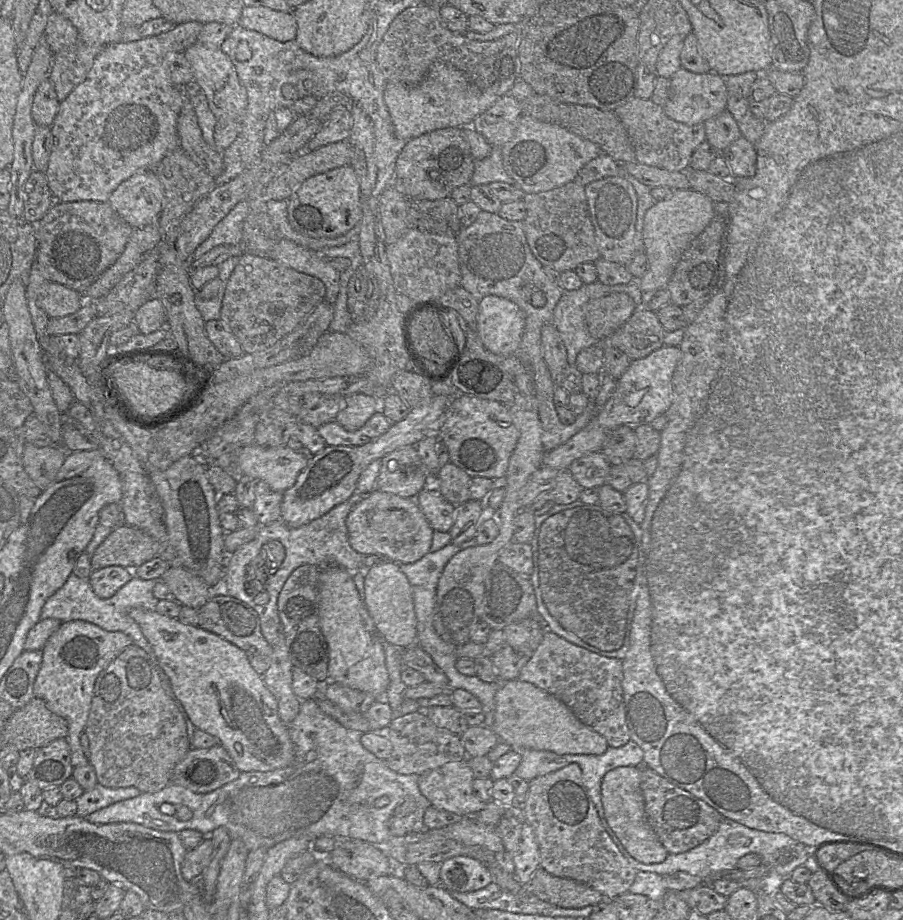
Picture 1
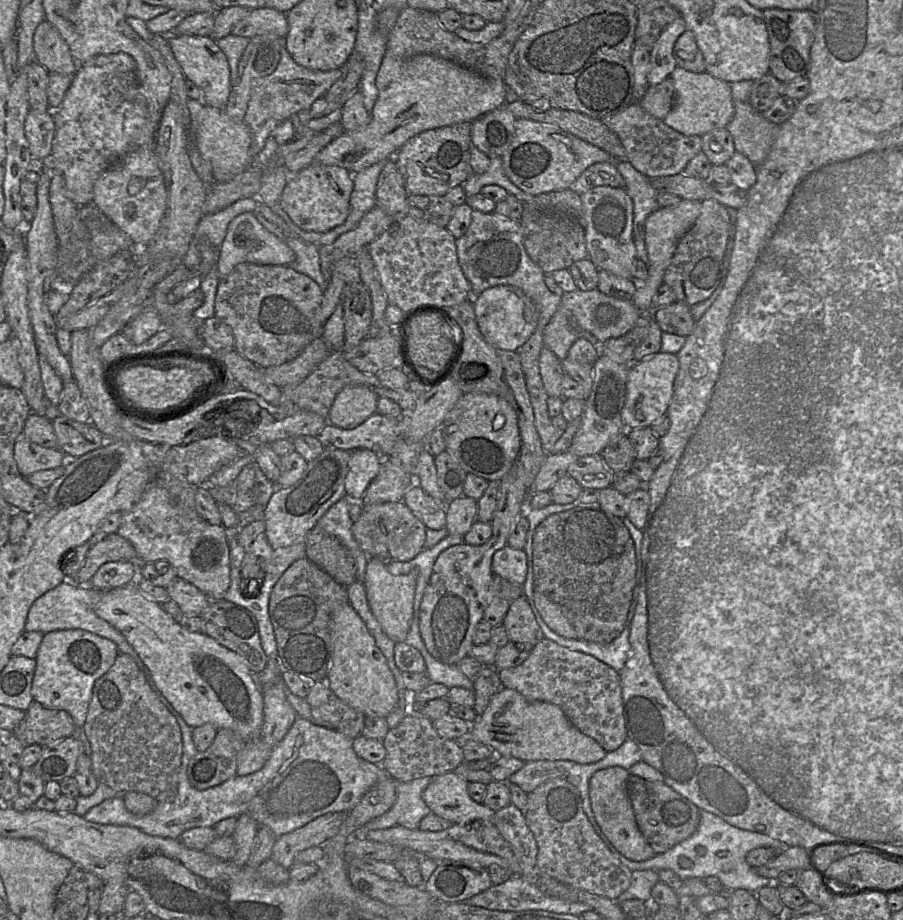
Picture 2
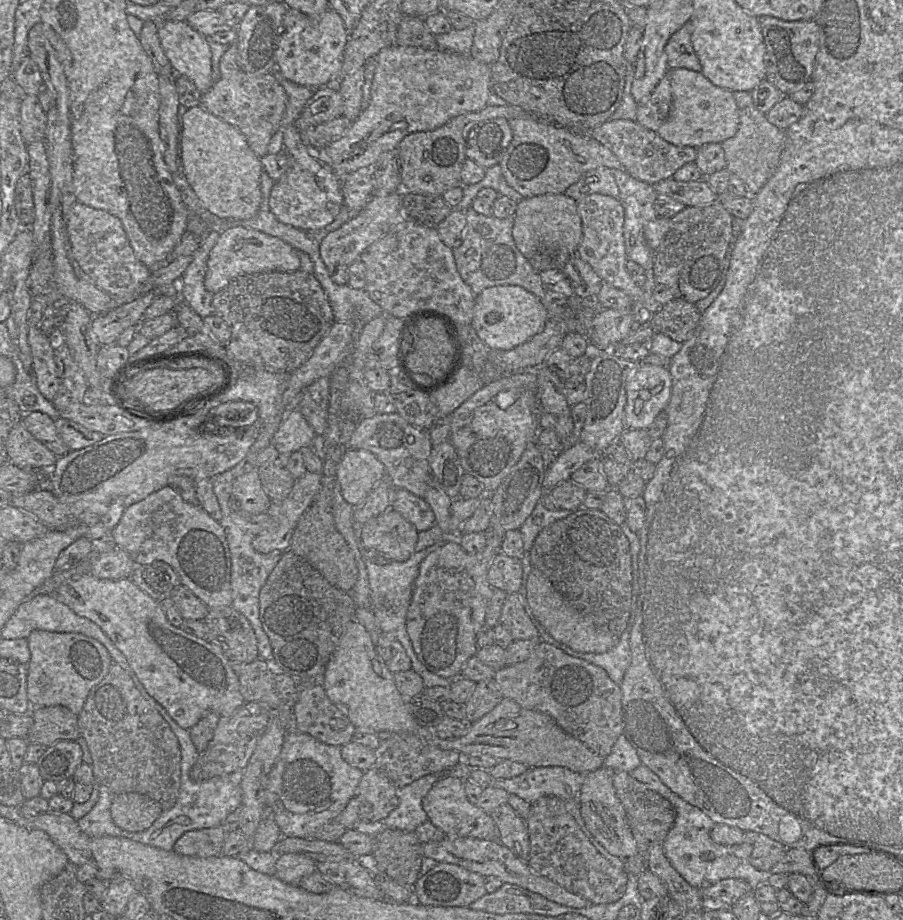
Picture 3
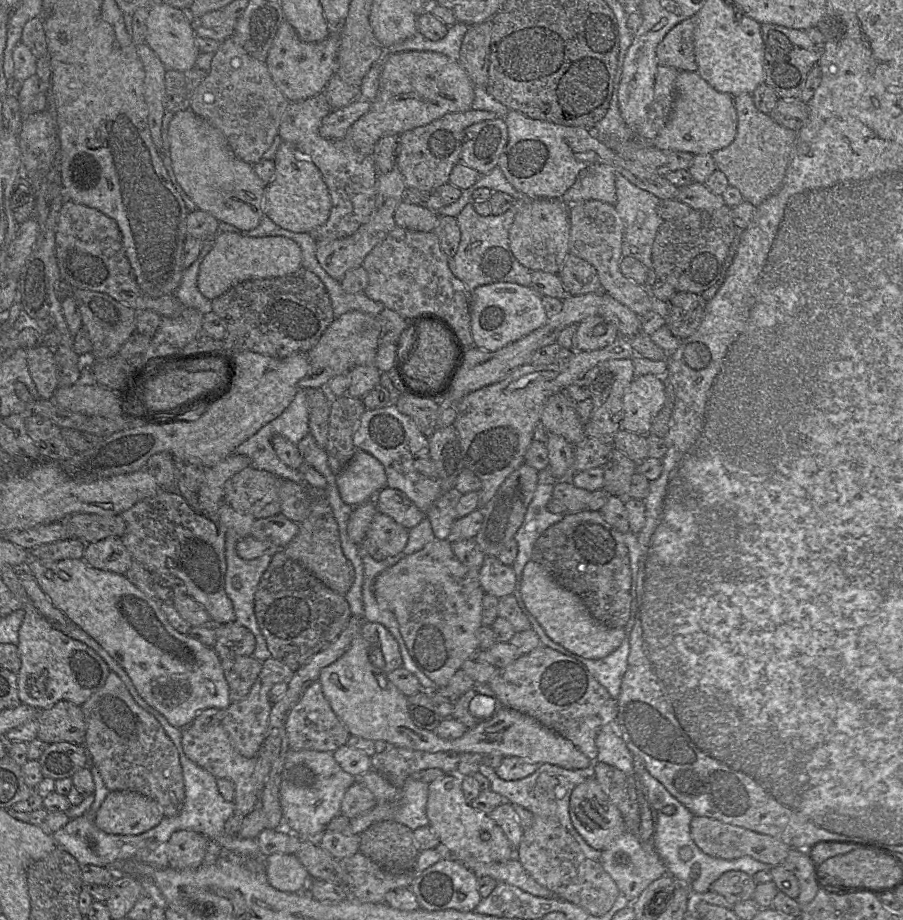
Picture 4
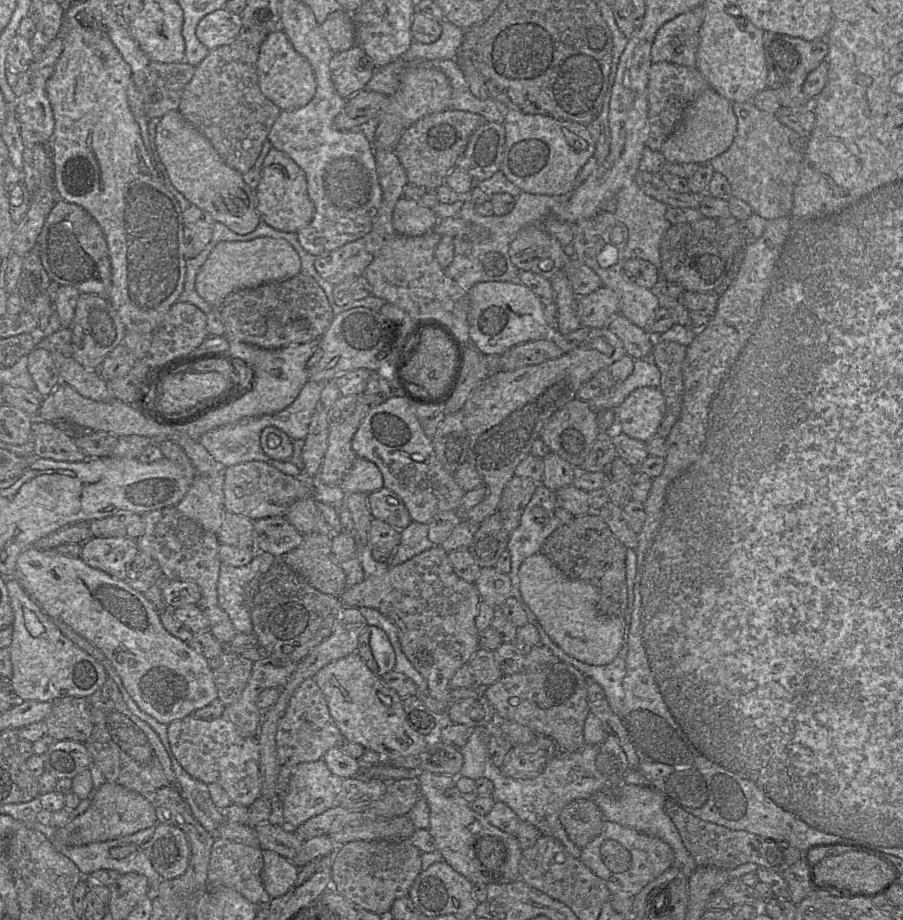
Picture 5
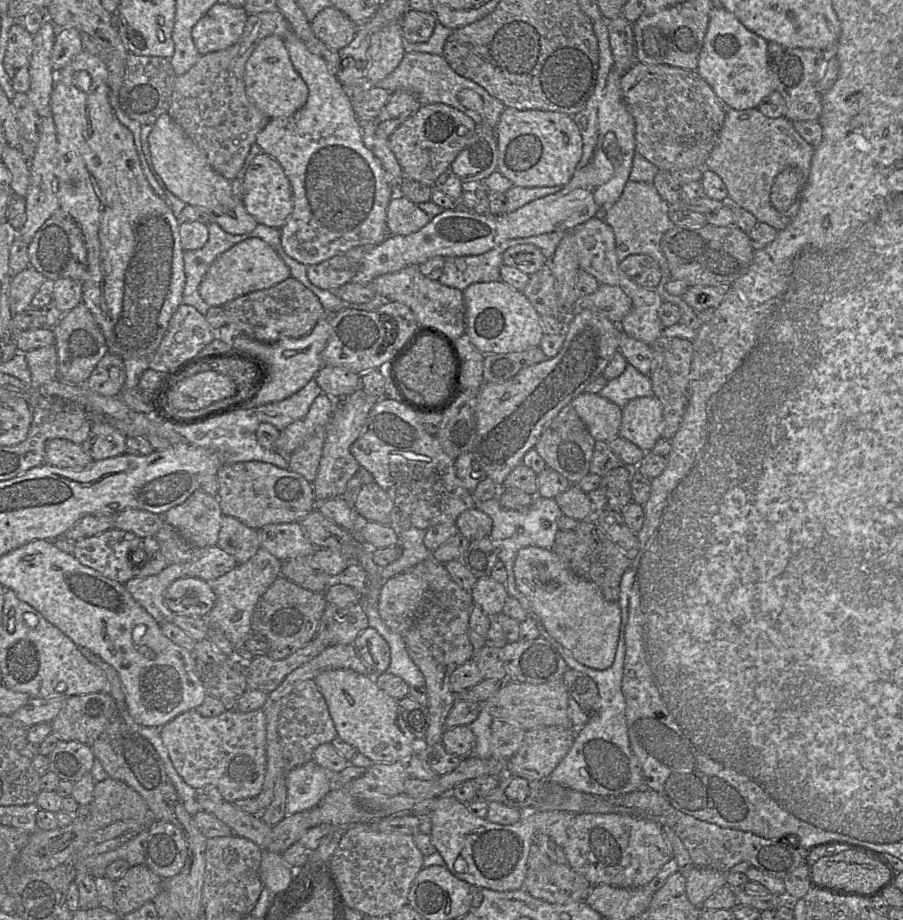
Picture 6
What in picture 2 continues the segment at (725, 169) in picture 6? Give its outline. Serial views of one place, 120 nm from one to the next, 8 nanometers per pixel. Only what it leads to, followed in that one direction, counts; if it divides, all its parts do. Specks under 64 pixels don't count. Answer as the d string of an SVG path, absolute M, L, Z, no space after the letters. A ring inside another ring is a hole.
M744 80L730 84L734 116L726 128L733 138L735 151L759 166L768 156L779 126L766 120L751 105L753 83Z

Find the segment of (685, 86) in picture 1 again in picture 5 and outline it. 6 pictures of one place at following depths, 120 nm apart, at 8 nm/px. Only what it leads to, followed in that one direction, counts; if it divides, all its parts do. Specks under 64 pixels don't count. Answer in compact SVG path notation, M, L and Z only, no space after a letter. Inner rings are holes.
M709 87L688 105L681 122L663 143L660 152L669 163L706 164L731 146L736 130L737 117L732 102Z

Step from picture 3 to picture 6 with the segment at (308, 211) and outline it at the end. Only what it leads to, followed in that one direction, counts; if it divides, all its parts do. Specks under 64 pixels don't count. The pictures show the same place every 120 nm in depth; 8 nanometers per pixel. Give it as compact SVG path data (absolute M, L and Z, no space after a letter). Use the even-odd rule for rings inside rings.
M260 153L243 175L243 204L259 224L281 229L293 210L293 196L289 180L280 164L269 154Z

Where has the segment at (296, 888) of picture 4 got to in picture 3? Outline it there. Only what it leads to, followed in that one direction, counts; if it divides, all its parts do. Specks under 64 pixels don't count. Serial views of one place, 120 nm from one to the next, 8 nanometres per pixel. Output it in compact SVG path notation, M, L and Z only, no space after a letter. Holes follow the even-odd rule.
M283 853L276 857L275 877L286 884L298 885L300 881L316 871L316 862L308 856Z

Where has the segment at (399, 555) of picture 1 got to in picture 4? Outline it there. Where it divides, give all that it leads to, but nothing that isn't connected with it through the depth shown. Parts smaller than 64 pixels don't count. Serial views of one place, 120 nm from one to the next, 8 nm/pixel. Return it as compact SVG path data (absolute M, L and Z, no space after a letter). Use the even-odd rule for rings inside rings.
M378 512L372 520L366 536L386 557L395 556L405 548L409 529L397 523L390 516Z

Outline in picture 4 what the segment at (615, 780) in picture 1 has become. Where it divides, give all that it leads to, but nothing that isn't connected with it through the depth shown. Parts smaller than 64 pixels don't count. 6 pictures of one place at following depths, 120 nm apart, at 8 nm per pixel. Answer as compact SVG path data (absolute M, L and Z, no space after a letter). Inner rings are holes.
M594 777L586 779L572 791L569 815L580 836L590 847L598 851L606 849L615 839L627 831L621 812L610 801Z

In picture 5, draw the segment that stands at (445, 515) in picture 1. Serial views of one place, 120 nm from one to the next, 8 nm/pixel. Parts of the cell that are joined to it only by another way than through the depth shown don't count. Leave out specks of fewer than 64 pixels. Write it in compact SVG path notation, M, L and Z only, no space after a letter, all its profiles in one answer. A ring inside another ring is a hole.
M386 487L369 493L367 503L372 518L384 521L398 530L406 528L412 522L400 496Z

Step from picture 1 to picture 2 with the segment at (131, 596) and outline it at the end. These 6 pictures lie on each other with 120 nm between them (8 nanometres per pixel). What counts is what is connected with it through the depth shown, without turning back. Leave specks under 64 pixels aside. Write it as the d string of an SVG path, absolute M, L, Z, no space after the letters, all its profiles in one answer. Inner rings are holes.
M65 579L32 603L24 630L45 634L56 630L82 629L115 642L119 653L131 656L137 663L139 657L123 634L95 613L95 606L99 602L101 594L101 590L97 590L90 585L78 585L69 579Z

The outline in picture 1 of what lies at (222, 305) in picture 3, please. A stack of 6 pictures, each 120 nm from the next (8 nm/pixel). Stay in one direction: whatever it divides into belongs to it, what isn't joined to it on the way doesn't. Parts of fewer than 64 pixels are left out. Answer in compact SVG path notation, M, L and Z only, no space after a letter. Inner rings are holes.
M242 254L226 282L220 320L239 341L244 353L259 352L292 333L324 301L325 294L325 285L314 276L268 257Z

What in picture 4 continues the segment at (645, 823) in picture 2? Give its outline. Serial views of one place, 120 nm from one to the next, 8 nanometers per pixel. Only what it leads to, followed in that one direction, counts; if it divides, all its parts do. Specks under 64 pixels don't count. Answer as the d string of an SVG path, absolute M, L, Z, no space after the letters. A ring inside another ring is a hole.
M599 761L593 763L593 777L621 812L627 831L638 838L641 819L637 777Z

